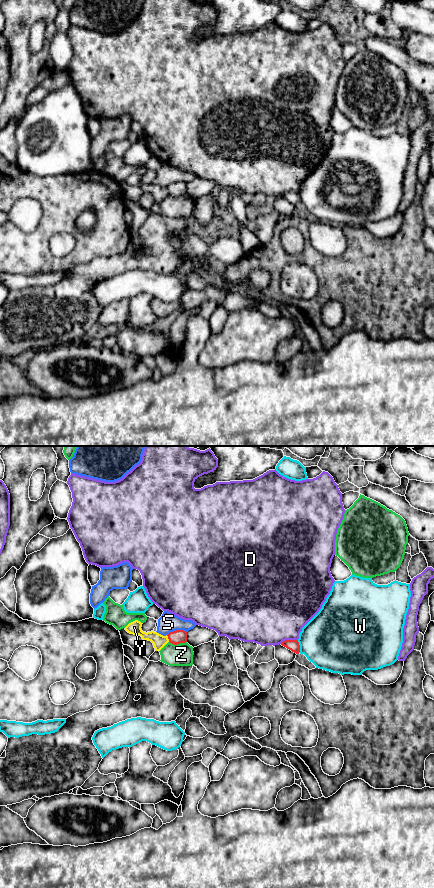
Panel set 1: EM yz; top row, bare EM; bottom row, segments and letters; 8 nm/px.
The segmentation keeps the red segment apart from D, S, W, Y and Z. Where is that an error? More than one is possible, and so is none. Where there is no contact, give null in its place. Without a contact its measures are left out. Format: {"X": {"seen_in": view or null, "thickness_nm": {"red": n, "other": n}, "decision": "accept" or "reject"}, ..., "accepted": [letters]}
{"D": {"seen_in": "yz", "thickness_nm": {"red": 90, "other": 480}, "decision": "reject"}, "S": {"seen_in": "yz", "thickness_nm": {"red": 110, "other": 160}, "decision": "reject"}, "W": {"seen_in": "yz", "thickness_nm": {"red": 90, "other": 460}, "decision": "reject"}, "Y": {"seen_in": "yz", "thickness_nm": {"red": 110, "other": 110}, "decision": "reject"}, "Z": {"seen_in": "yz", "thickness_nm": {"red": 110, "other": 180}, "decision": "reject"}, "accepted": []}

